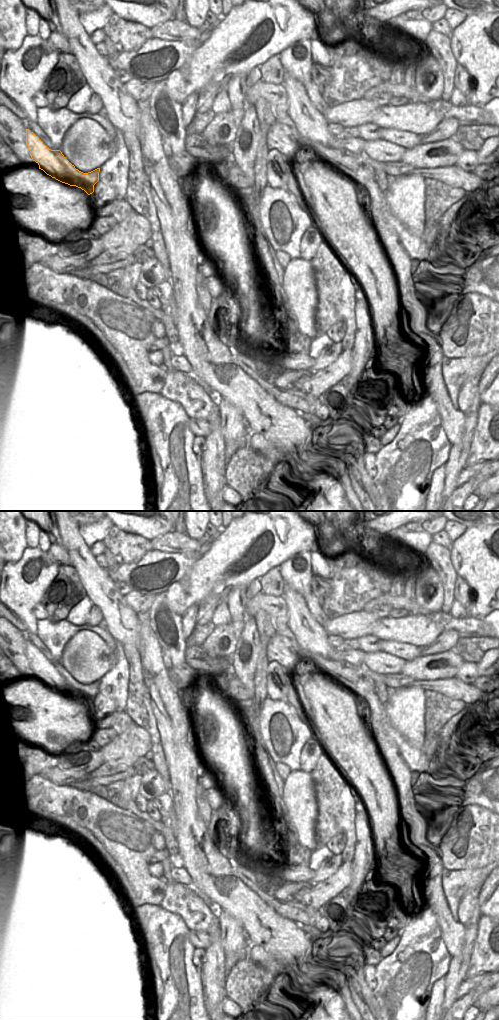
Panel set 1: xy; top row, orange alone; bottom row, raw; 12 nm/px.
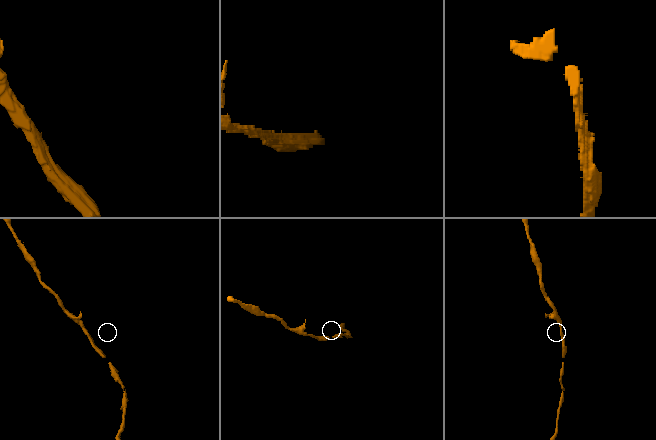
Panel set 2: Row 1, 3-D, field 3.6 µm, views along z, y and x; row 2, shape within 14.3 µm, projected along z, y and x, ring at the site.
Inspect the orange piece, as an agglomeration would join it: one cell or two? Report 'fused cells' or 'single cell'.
fused cells

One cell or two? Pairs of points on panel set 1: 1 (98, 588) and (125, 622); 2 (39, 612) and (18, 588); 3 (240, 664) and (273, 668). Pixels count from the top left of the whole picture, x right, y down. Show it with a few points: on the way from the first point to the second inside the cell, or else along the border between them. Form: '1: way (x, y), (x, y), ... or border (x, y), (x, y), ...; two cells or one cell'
1: way (106, 596), (117, 614); one cell
2: border (40, 602), (34, 608), (36, 619); two cells
3: border (266, 678), (266, 694), (268, 696); two cells

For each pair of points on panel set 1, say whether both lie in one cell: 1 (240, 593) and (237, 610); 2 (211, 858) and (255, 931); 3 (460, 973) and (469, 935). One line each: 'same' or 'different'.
1: same
2: same
3: same

